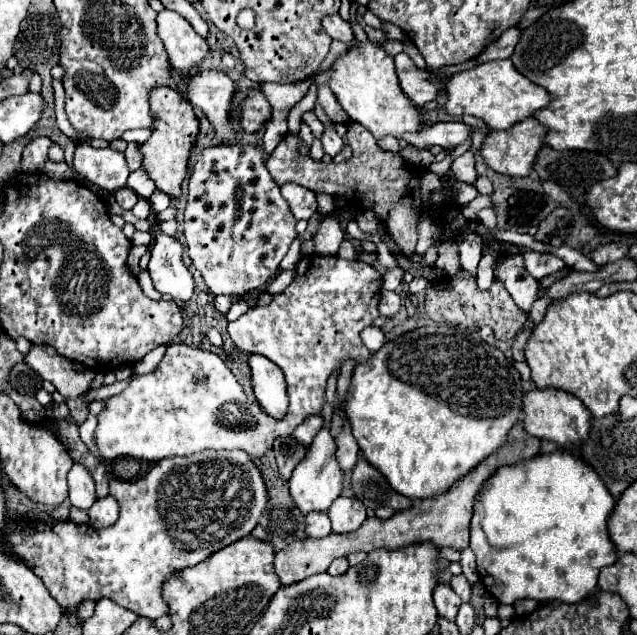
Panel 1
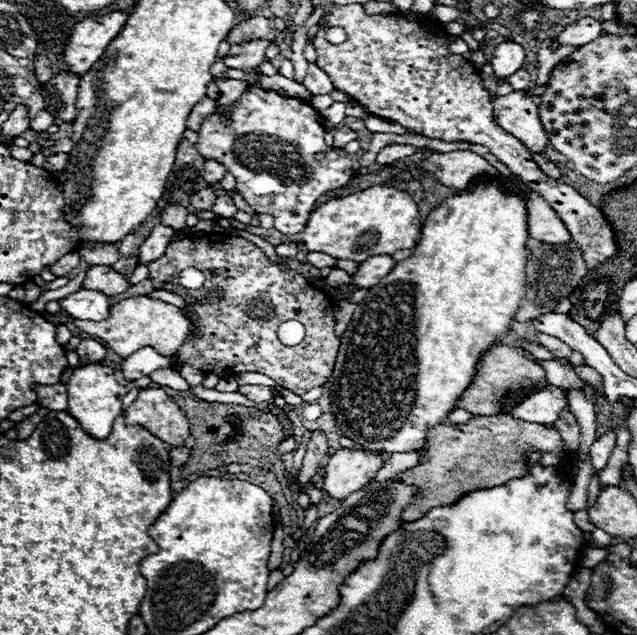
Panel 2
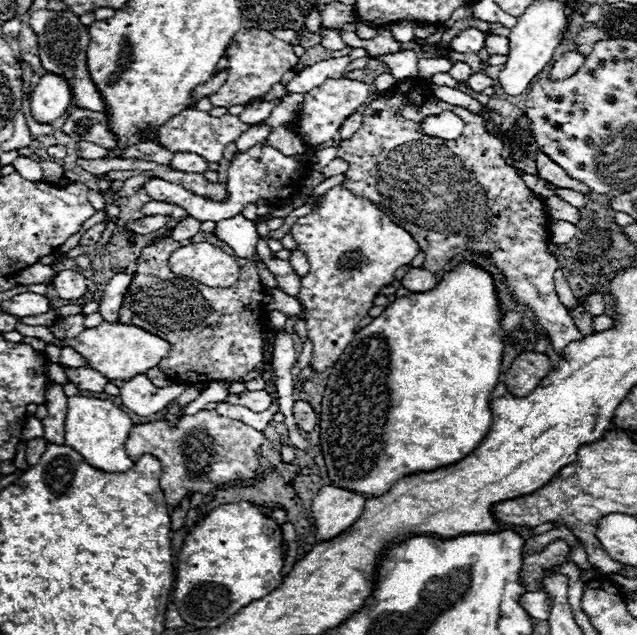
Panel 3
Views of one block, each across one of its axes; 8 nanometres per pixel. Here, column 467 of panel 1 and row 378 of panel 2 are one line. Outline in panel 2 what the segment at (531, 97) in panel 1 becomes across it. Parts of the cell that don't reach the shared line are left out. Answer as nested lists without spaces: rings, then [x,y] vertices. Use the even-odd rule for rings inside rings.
[[[100,364],[76,368],[66,386],[68,386],[68,414],[72,414],[72,418],[76,418],[82,430],[88,430],[92,438],[108,438],[114,420],[122,414],[122,398],[128,394],[128,388],[120,386],[114,380],[114,370]]]

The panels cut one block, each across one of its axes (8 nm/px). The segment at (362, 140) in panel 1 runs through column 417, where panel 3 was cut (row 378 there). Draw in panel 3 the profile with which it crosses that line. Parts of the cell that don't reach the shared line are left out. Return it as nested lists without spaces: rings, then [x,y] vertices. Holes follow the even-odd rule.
[[[198,232],[190,240],[174,242],[172,238],[164,238],[142,248],[138,256],[136,276],[130,282],[120,306],[118,322],[138,326],[170,342],[170,352],[158,364],[158,368],[178,384],[240,380],[264,360],[264,356],[260,356],[260,350],[264,346],[260,328],[260,316],[264,314],[262,300],[264,288],[258,278],[256,262],[238,258],[214,234]],[[191,242],[212,242],[236,258],[240,266],[240,280],[230,288],[208,288],[196,280],[174,274],[166,264],[168,256],[172,254],[172,250]]]

